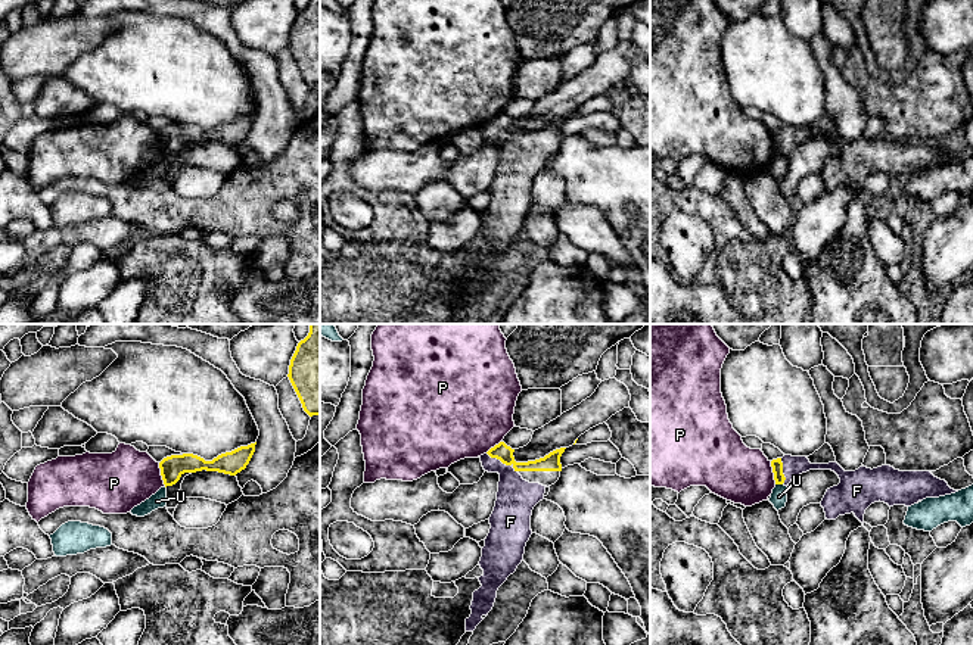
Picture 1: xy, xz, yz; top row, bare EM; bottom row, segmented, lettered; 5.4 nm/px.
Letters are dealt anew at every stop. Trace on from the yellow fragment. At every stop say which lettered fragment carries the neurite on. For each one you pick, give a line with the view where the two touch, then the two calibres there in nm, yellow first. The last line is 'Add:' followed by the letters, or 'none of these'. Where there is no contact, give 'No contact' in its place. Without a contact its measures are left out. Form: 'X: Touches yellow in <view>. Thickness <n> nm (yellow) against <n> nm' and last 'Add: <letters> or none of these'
F: Touches yellow in xz. Thickness 90 nm (yellow) against 220 nm
Add: F

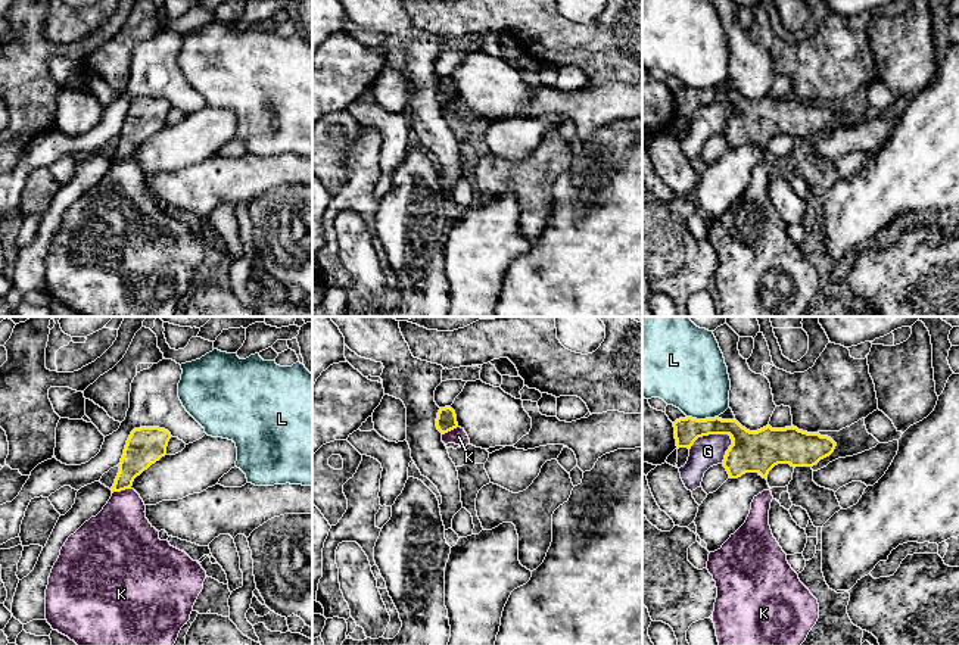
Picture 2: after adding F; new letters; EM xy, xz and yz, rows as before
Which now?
Add: none of these

